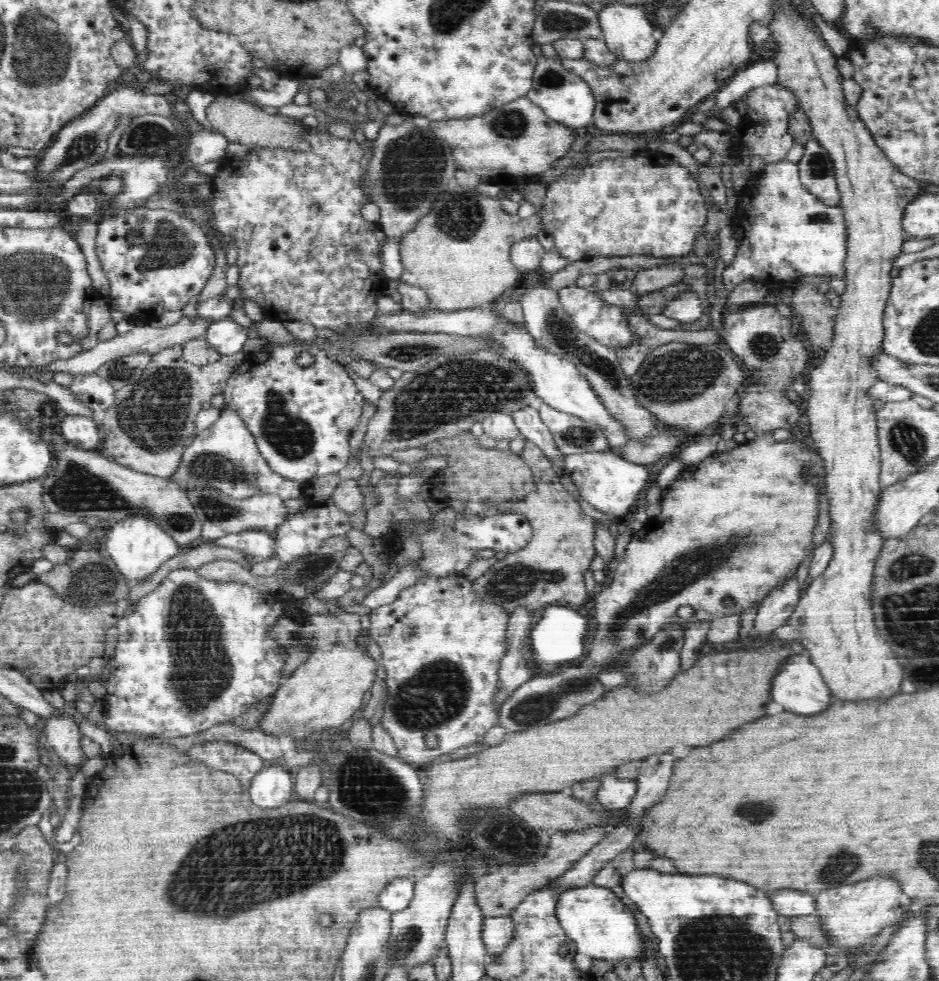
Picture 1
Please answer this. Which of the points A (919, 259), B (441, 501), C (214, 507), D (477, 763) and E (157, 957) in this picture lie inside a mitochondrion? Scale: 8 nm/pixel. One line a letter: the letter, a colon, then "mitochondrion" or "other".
A: other
B: other
C: mitochondrion
D: other
E: other

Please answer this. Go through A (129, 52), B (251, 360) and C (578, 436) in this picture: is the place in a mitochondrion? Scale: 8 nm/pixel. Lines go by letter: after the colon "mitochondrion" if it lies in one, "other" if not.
A: other
B: other
C: mitochondrion

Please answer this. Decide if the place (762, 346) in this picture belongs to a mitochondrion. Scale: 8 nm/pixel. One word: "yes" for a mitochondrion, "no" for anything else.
yes

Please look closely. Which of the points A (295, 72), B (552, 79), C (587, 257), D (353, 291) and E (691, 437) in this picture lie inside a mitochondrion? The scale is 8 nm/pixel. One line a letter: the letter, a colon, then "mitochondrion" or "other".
A: other
B: mitochondrion
C: other
D: other
E: other

